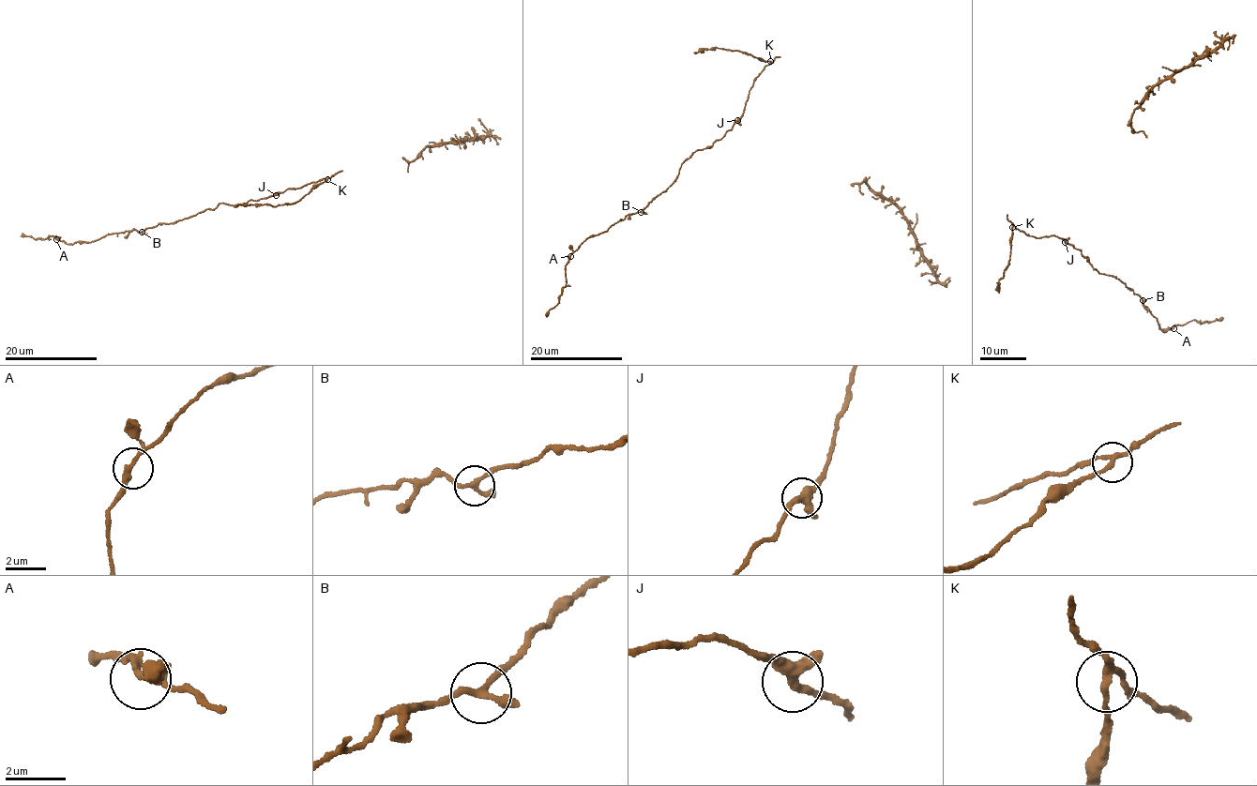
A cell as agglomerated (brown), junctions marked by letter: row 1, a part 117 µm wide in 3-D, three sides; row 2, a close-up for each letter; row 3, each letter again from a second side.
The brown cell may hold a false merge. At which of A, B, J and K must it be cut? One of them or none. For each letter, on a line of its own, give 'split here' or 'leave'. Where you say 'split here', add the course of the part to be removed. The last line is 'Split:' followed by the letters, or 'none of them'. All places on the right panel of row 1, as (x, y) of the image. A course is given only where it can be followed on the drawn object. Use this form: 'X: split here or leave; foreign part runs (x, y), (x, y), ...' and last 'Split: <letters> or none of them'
A: leave
B: leave
J: leave
K: split here; foreign part runs (1012, 226), (1007, 267), (996, 283), (999, 293)
Split: K

